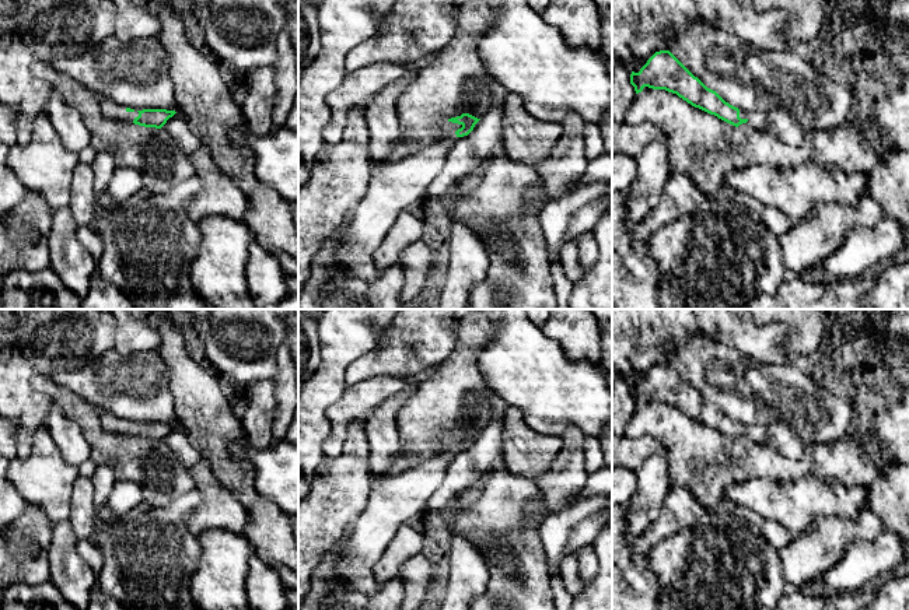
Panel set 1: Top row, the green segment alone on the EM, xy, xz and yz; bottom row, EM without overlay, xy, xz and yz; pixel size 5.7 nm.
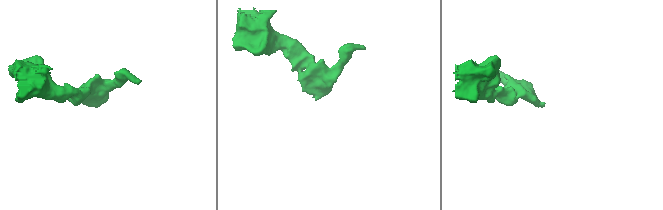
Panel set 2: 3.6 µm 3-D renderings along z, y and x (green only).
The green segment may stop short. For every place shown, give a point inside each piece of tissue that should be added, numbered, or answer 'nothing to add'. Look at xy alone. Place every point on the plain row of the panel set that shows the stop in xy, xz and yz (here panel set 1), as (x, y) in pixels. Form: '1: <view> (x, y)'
1: xy (111, 423)

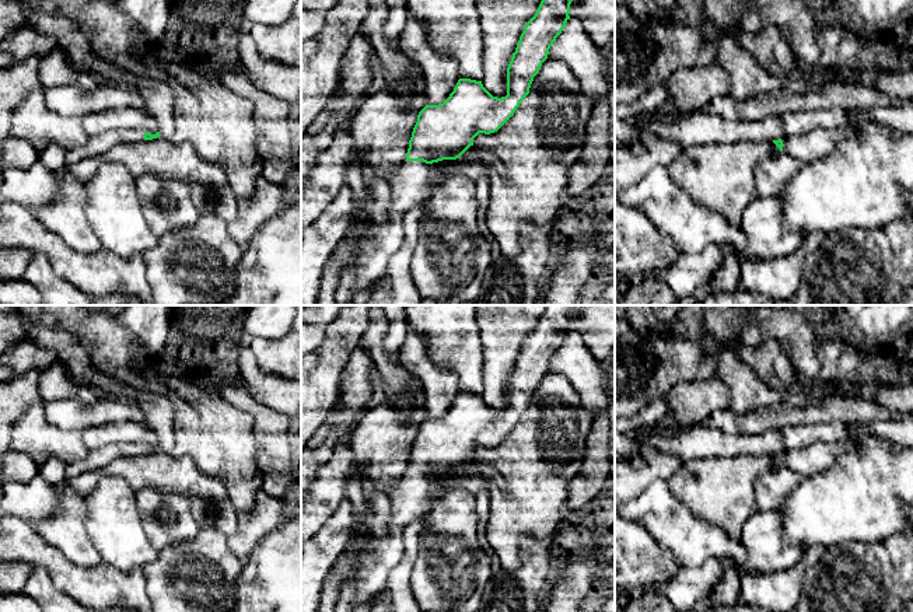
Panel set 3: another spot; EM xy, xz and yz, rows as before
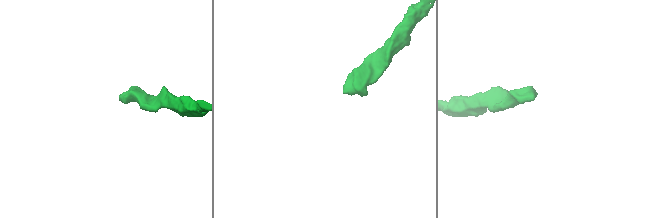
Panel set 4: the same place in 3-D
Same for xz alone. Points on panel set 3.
1: xz (409, 499)

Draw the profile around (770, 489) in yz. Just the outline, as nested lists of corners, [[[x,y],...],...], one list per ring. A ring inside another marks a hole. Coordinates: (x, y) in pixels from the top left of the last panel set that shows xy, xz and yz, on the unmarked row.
[[[784,465],[770,469],[755,483],[753,511],[769,513],[777,511],[784,497],[798,486],[801,475]]]

